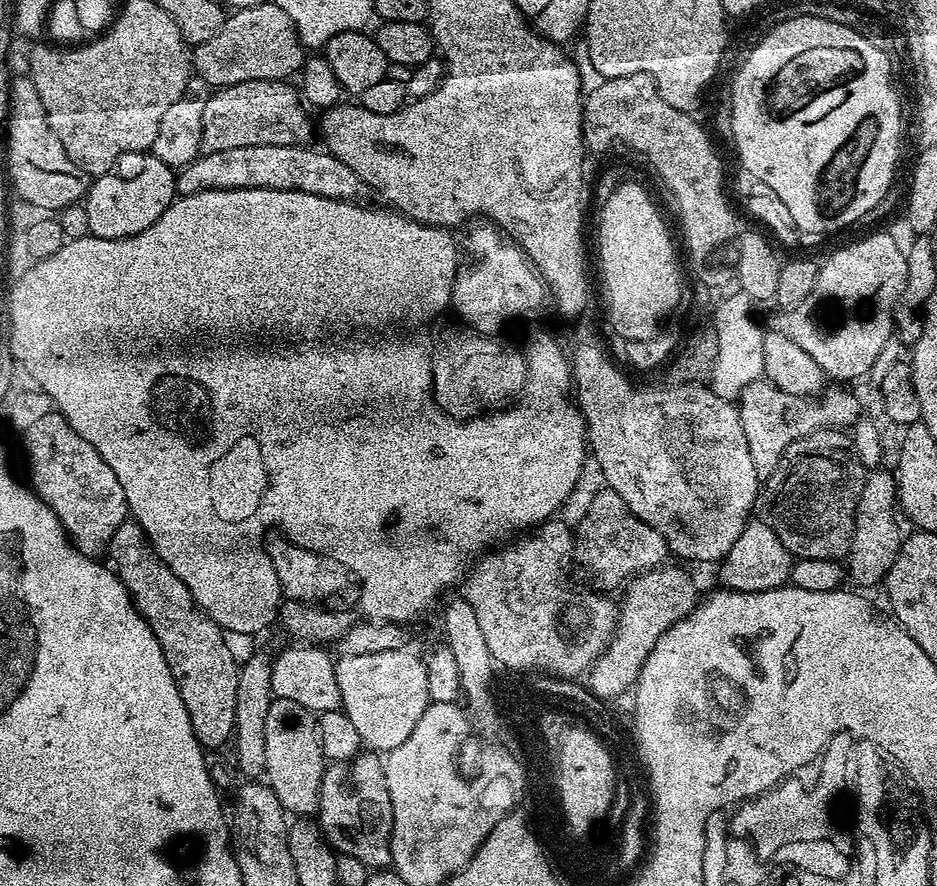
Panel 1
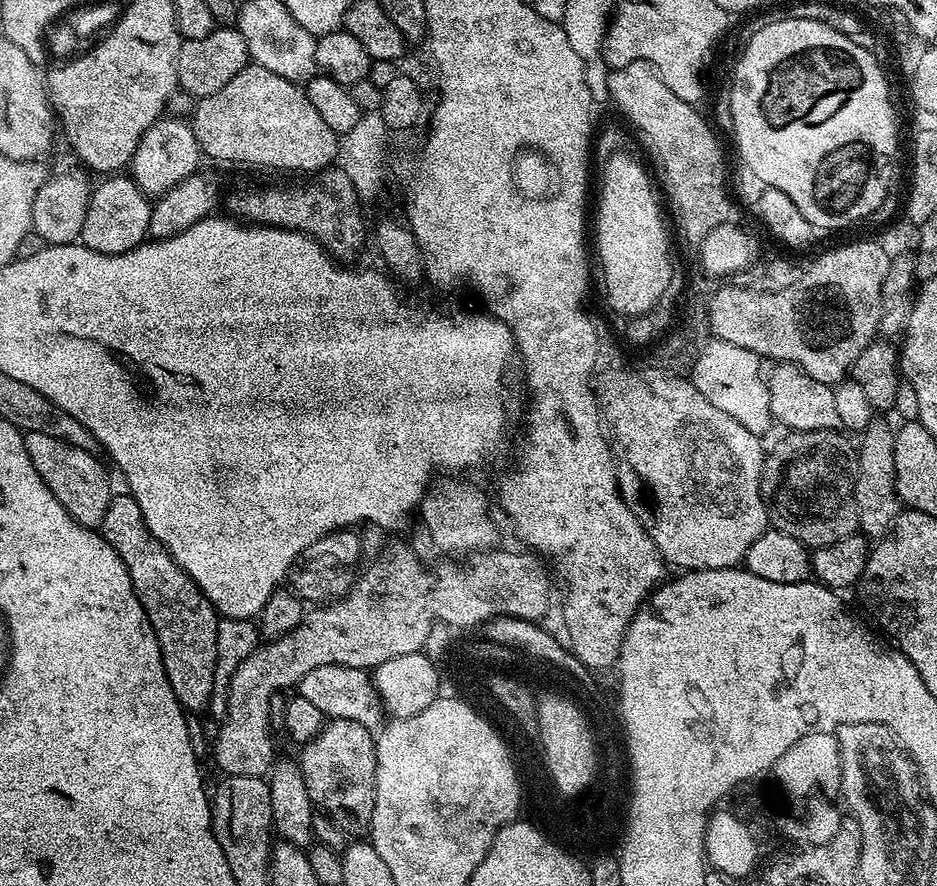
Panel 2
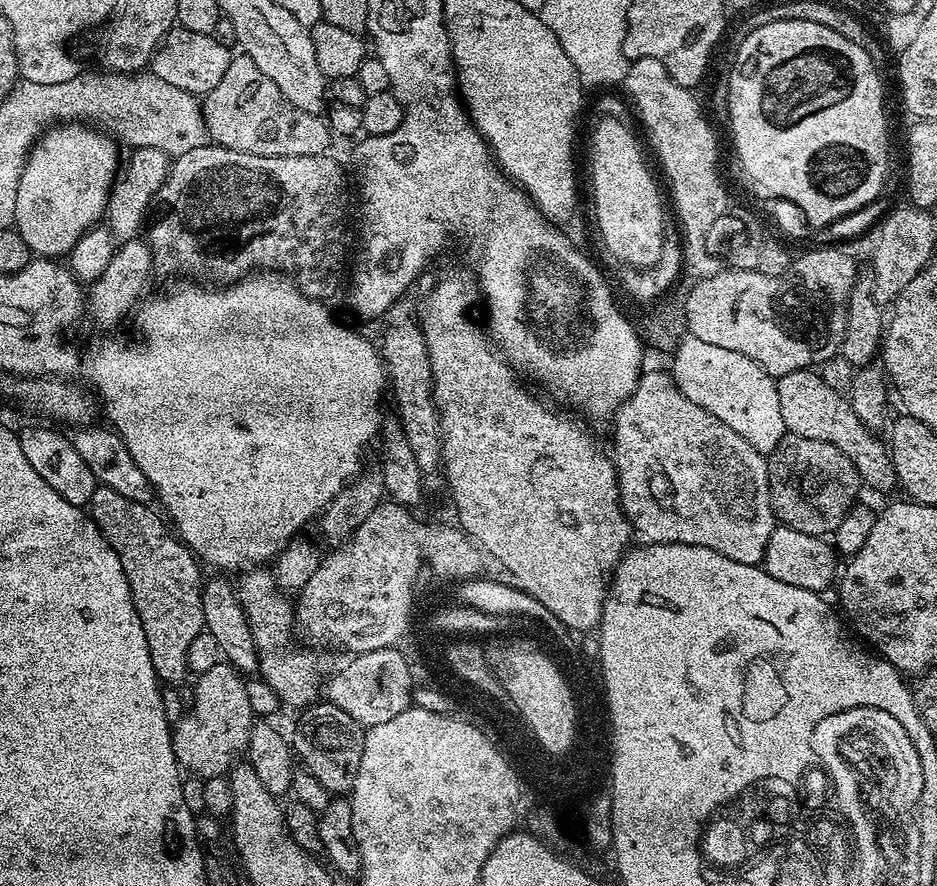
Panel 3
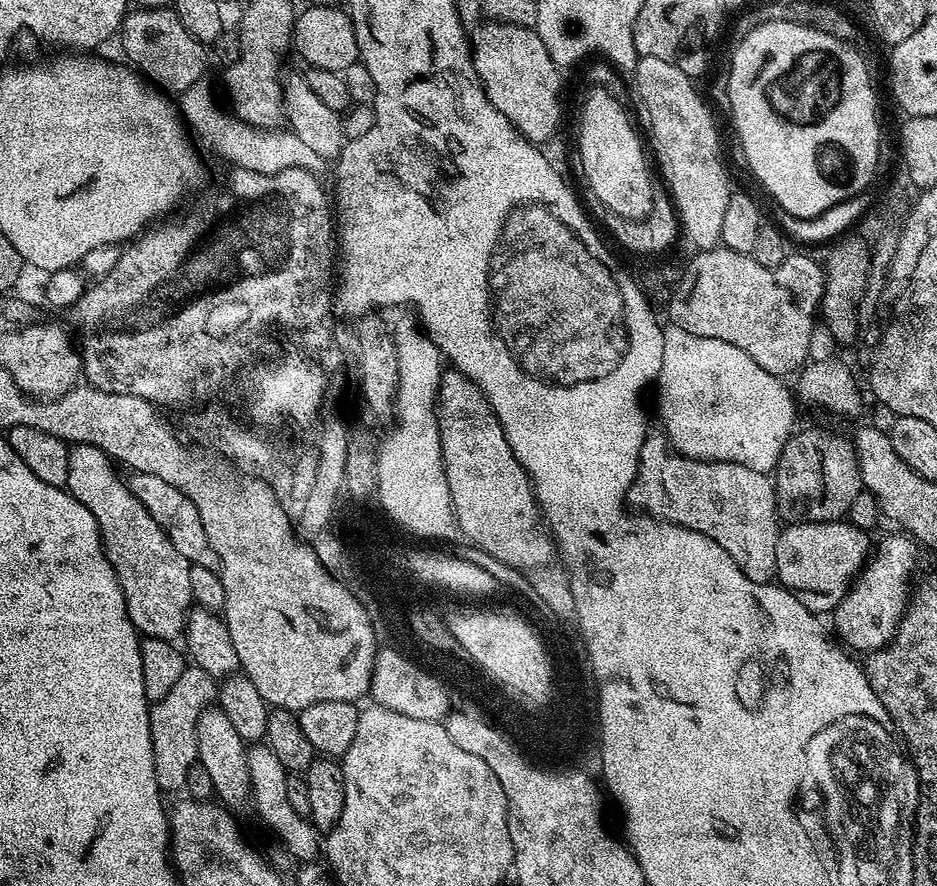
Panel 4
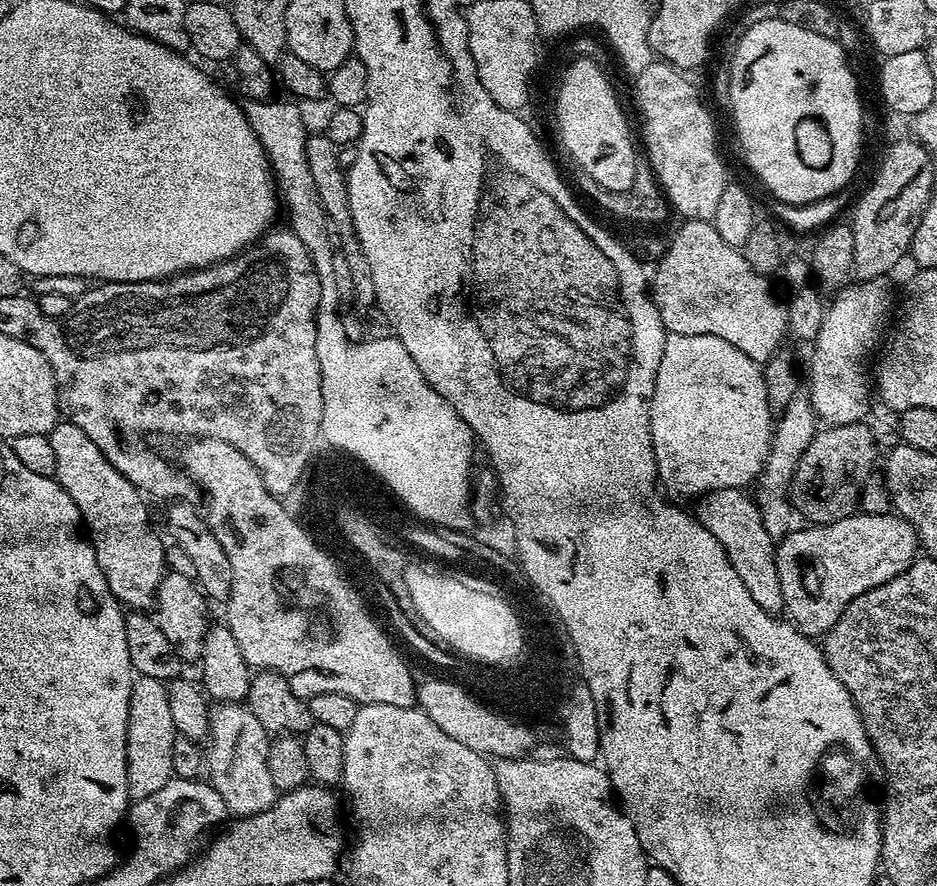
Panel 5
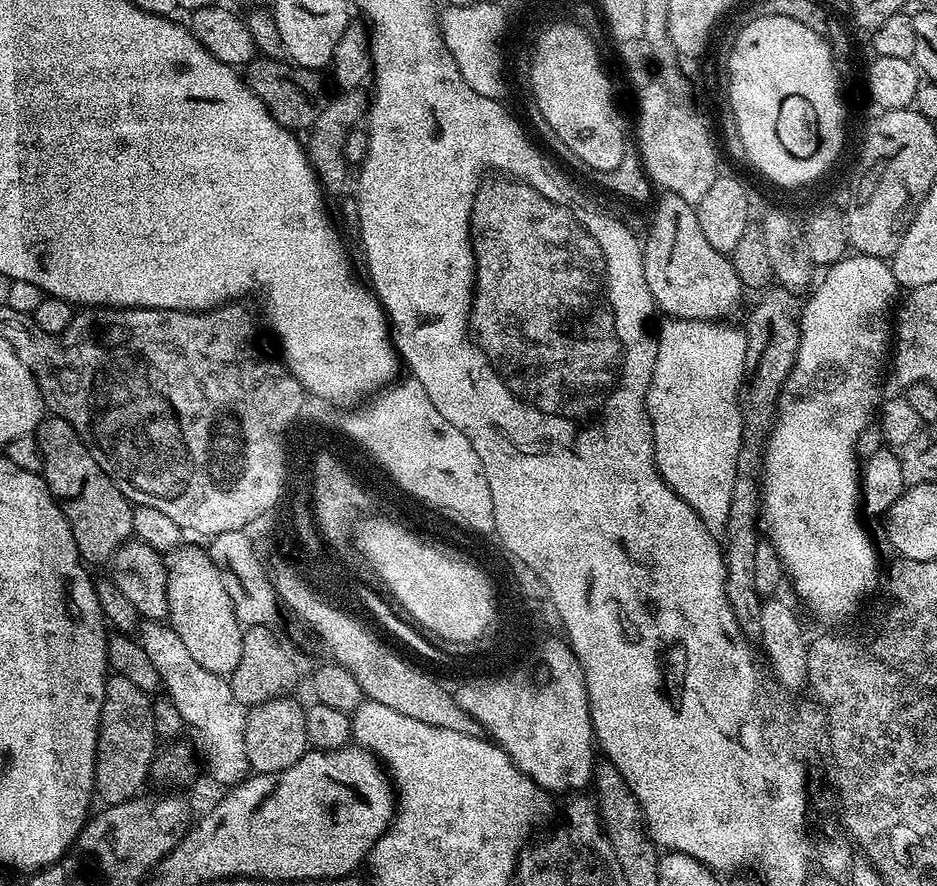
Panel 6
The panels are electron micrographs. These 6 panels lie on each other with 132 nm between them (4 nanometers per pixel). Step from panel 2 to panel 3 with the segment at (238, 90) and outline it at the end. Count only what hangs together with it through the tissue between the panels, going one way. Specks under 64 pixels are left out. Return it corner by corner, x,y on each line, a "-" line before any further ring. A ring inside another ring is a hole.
233,55
218,86
203,97
202,107
209,141
221,144
226,150
266,158
323,156
329,151
328,124
319,115
308,115
296,109
246,55

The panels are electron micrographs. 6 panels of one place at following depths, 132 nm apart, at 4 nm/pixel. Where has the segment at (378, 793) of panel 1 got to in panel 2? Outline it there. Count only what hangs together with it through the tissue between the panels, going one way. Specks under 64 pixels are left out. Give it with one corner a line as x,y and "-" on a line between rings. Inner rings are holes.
329,719
320,733
313,737
309,744
299,749
298,763
300,773
306,782
313,805
323,815
330,817
337,828
346,834
360,834
369,827
376,801
376,742
373,729
349,720

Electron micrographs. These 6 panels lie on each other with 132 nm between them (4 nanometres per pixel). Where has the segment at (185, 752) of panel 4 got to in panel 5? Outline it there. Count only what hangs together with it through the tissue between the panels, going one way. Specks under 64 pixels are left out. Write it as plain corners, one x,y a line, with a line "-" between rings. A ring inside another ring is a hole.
136,676
130,690
130,714
126,726
126,782
133,801
150,798
174,779
173,749
178,737
170,714
168,684
158,678

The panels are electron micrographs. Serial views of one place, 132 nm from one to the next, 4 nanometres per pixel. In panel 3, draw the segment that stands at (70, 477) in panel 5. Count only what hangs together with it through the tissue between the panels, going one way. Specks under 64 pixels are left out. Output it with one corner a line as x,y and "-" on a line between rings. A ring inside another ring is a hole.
98,486
86,508
114,554
118,554
118,562
122,562
134,610
142,622
146,646
150,646
157,681
180,686
188,672
188,651
205,631
200,597
201,565
192,551
173,535
155,507
152,509
148,504
134,502
115,490

